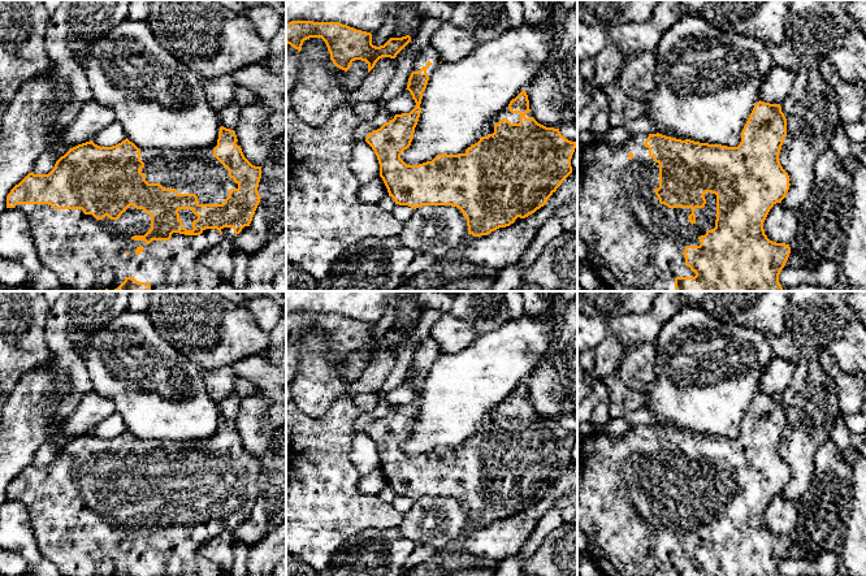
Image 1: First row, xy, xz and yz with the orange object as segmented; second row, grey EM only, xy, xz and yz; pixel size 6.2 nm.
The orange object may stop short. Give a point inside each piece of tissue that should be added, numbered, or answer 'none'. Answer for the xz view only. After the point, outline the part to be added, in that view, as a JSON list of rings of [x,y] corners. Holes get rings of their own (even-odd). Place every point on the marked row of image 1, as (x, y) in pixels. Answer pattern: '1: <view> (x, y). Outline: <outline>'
1: xz (505, 113). Outline: [[[503,108],[492,121],[492,124],[484,130],[482,137],[485,134],[493,134],[494,133],[494,125],[498,124],[502,118],[507,118],[511,124],[519,124],[520,122],[520,114],[519,113],[511,113],[510,108]],[[481,137],[481,138],[482,138]]]

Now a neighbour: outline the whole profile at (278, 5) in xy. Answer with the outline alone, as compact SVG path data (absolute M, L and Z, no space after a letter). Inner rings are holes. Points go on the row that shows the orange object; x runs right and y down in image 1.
M239 0L246 9L256 5L268 5L274 8L283 18L286 18L286 4L282 0Z

